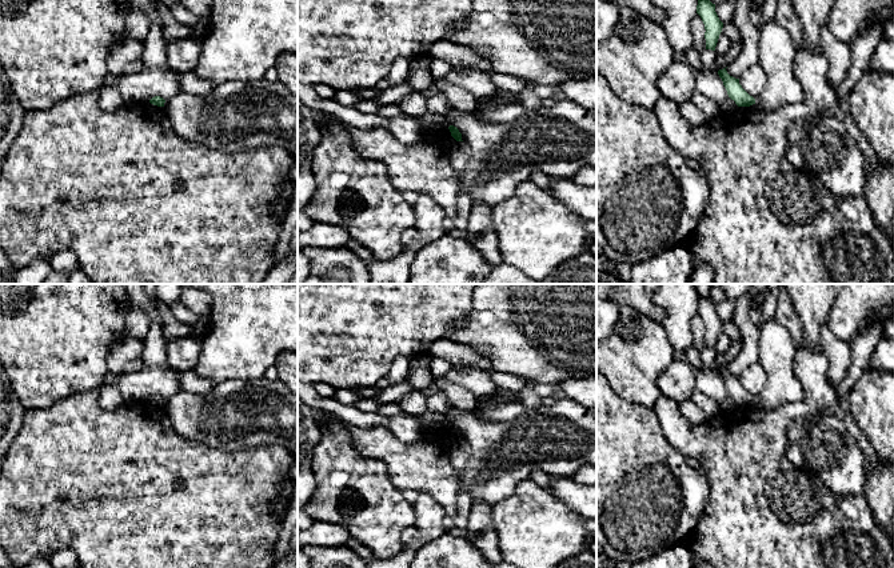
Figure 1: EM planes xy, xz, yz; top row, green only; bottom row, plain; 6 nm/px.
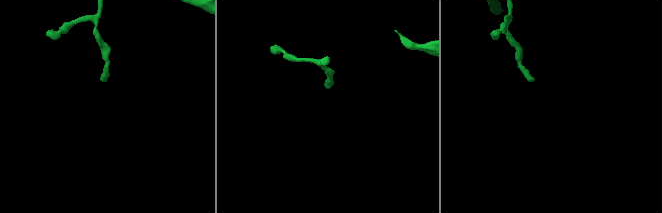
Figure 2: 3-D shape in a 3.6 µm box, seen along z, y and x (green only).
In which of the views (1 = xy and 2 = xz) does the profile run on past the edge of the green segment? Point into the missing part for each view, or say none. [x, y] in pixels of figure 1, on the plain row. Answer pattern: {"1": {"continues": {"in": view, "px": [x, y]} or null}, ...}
{"1": {"continues": null}, "2": {"continues": null}}

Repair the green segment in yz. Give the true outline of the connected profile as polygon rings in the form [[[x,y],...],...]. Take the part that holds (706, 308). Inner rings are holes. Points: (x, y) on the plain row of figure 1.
[[[698,297],[697,312],[701,315],[705,323],[706,348],[715,349],[719,333],[723,327],[723,321],[719,319],[715,311],[715,303],[710,299]]]

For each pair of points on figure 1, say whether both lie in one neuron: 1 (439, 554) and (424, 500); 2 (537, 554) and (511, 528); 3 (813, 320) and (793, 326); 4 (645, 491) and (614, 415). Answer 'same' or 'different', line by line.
1: different
2: same
3: different
4: same

